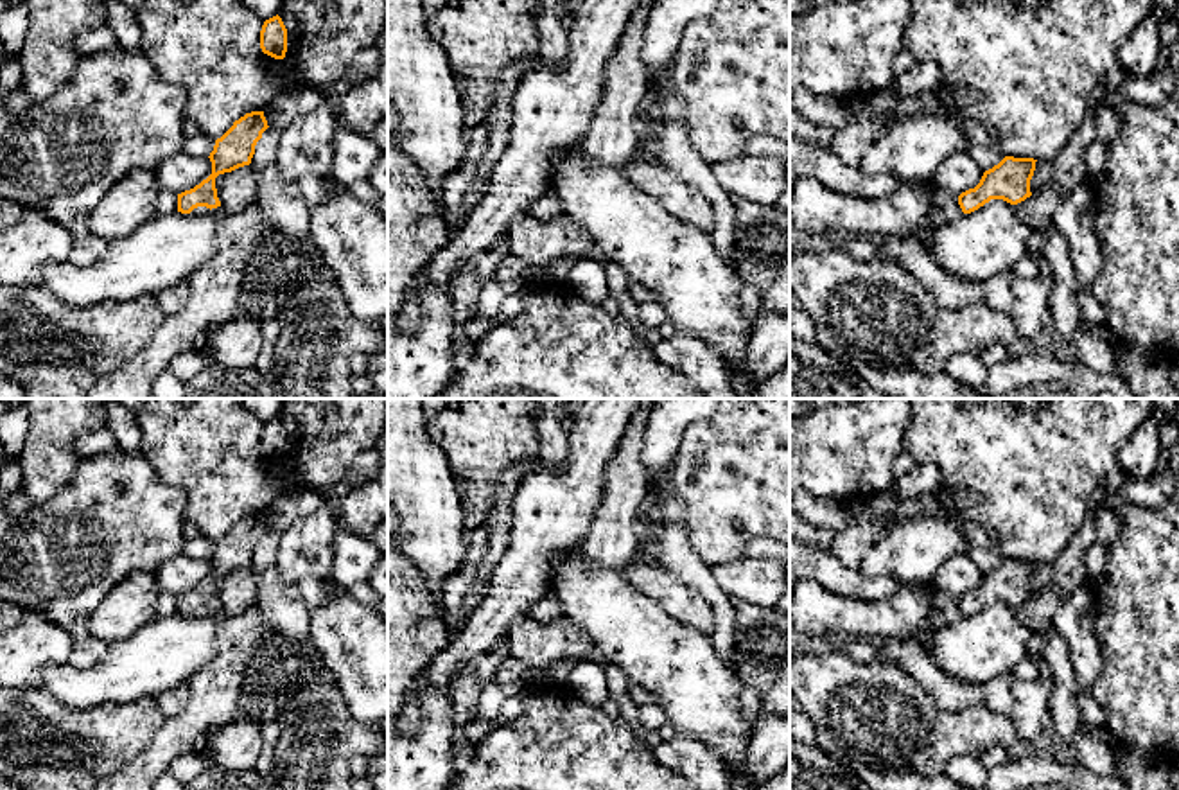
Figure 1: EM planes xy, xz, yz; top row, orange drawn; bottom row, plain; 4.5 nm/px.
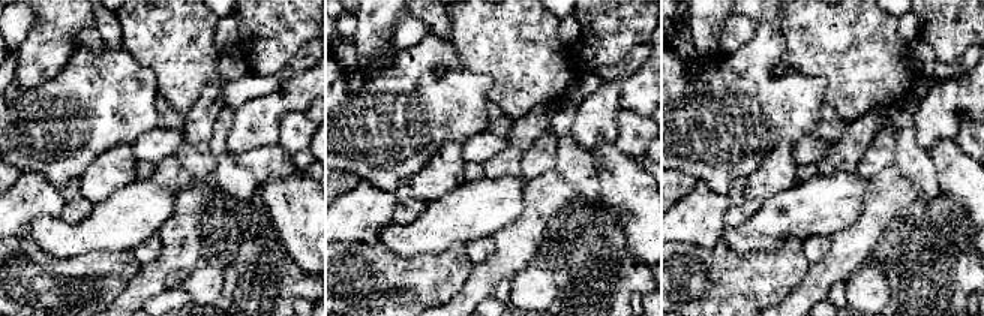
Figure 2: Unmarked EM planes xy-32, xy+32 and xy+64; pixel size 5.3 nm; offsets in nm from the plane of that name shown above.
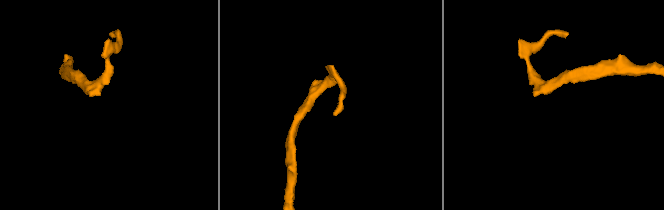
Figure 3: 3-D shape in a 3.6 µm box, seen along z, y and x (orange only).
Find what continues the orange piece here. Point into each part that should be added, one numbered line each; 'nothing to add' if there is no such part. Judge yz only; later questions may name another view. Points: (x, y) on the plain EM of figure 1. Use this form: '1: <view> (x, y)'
1: yz (944, 616)

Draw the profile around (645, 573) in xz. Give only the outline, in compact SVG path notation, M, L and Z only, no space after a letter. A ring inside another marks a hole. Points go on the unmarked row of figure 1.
M651 557L632 562L623 576L637 591L655 600L671 618L712 636L716 616L709 601L664 571Z

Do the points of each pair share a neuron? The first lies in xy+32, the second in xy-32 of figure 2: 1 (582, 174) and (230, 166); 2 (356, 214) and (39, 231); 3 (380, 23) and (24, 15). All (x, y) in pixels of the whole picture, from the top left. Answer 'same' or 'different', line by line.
1: same
2: different
3: different

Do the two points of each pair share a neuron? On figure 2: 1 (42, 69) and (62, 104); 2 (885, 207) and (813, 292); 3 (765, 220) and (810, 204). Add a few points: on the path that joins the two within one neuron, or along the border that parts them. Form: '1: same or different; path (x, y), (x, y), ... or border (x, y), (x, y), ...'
1: different; border (72, 53), (71, 59), (53, 77), (21, 93)
2: same; path (869, 228), (828, 271)
3: same; path (776, 220), (800, 213)

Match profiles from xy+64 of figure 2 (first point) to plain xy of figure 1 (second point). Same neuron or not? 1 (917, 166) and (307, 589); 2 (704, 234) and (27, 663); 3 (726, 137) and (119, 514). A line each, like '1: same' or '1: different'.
1: different
2: same
3: same

